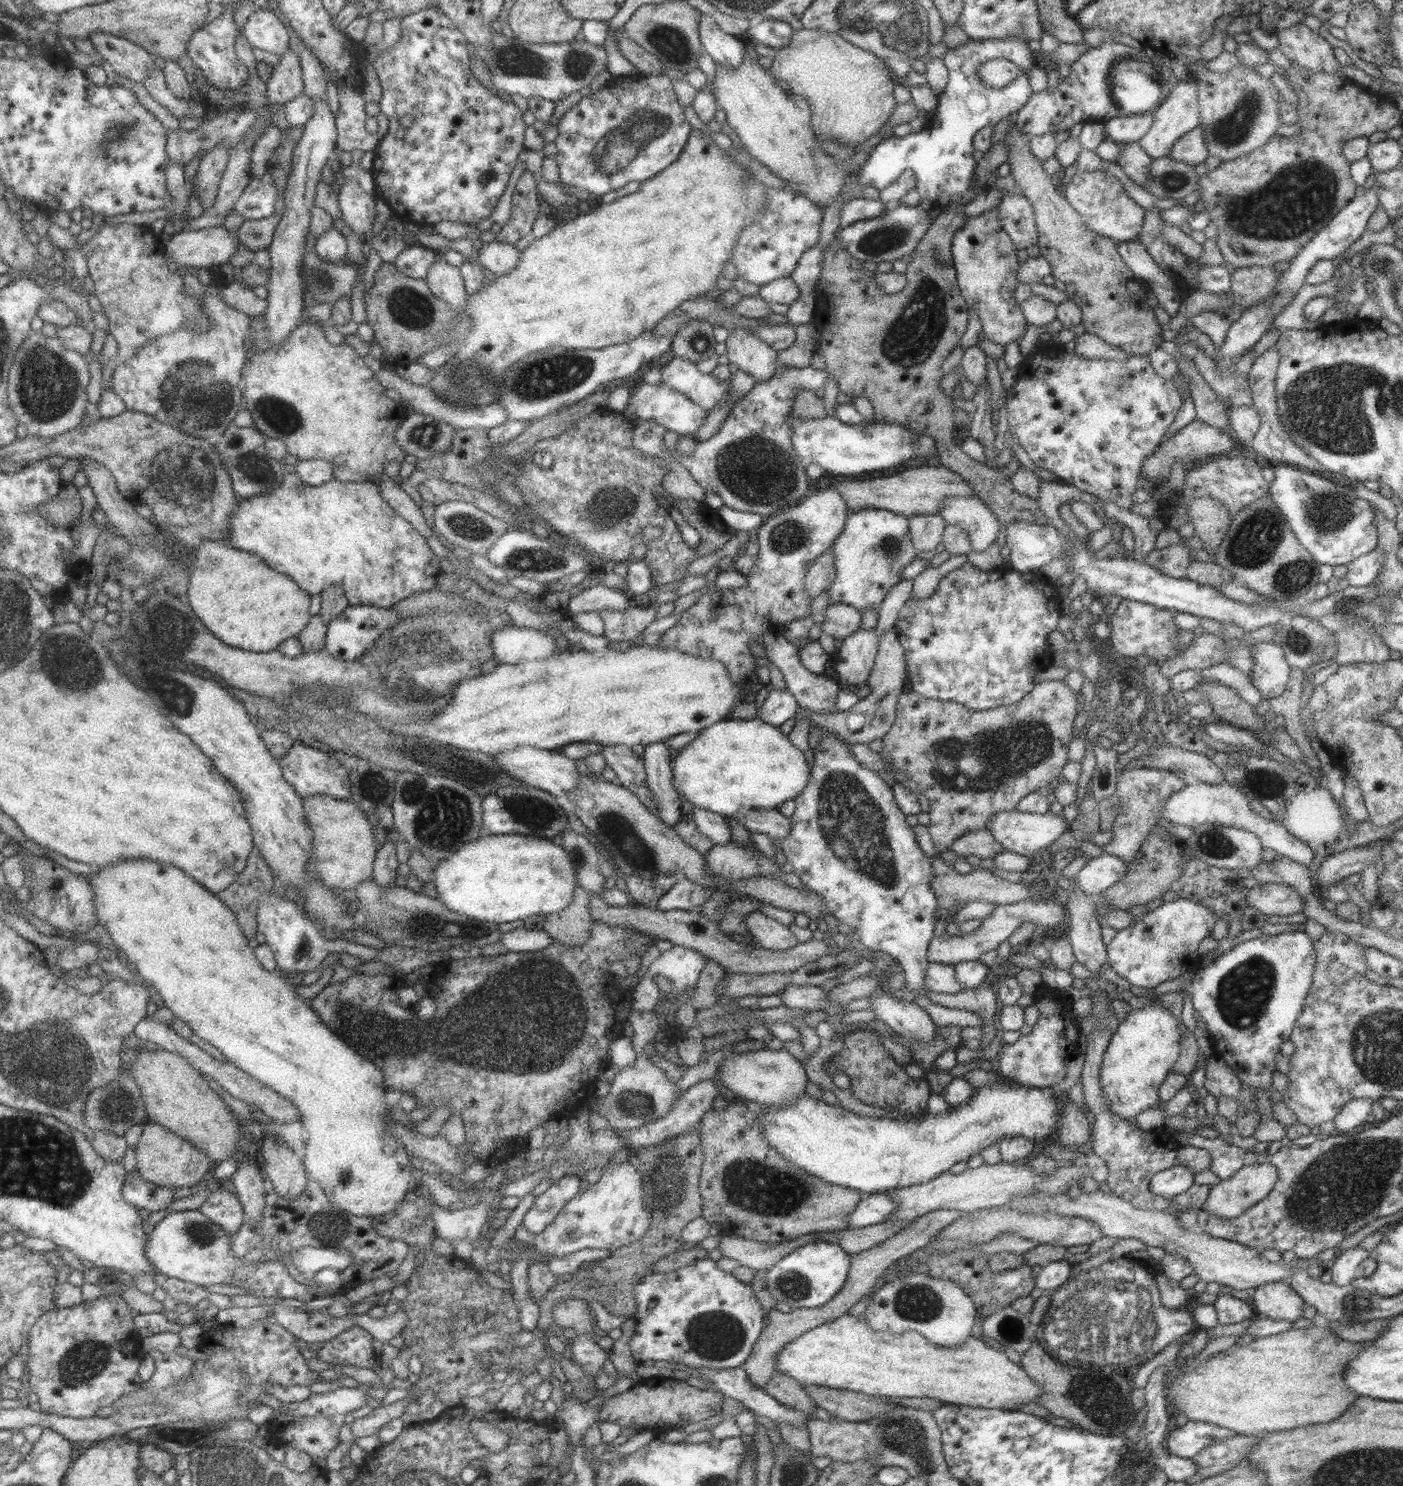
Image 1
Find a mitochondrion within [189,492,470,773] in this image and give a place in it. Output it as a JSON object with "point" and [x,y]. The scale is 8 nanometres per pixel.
{"point":[413,678]}

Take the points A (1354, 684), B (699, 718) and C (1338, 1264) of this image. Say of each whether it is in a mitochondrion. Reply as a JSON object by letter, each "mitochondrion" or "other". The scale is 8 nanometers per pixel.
{"A":"other","B":"other","C":"other"}

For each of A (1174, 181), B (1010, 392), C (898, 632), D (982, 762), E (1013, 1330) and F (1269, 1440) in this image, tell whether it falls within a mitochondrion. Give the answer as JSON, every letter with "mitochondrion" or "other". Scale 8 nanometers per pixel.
{"A":"mitochondrion","B":"other","C":"other","D":"mitochondrion","E":"mitochondrion","F":"other"}

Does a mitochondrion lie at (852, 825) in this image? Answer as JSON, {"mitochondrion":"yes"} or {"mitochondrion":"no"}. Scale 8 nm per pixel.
{"mitochondrion":"yes"}

